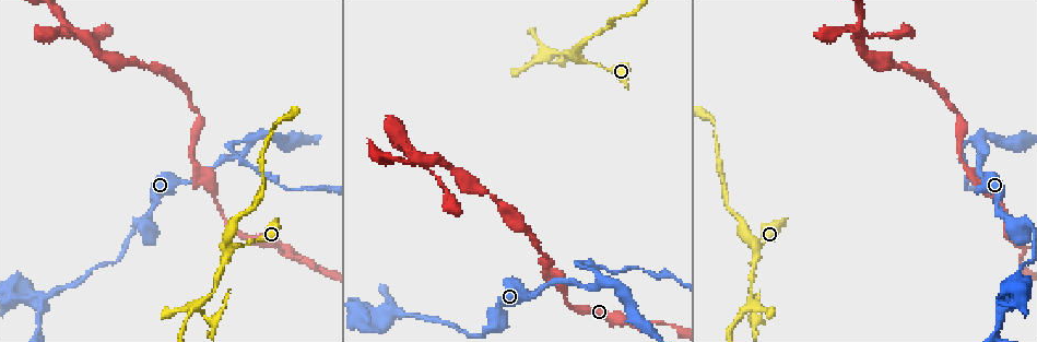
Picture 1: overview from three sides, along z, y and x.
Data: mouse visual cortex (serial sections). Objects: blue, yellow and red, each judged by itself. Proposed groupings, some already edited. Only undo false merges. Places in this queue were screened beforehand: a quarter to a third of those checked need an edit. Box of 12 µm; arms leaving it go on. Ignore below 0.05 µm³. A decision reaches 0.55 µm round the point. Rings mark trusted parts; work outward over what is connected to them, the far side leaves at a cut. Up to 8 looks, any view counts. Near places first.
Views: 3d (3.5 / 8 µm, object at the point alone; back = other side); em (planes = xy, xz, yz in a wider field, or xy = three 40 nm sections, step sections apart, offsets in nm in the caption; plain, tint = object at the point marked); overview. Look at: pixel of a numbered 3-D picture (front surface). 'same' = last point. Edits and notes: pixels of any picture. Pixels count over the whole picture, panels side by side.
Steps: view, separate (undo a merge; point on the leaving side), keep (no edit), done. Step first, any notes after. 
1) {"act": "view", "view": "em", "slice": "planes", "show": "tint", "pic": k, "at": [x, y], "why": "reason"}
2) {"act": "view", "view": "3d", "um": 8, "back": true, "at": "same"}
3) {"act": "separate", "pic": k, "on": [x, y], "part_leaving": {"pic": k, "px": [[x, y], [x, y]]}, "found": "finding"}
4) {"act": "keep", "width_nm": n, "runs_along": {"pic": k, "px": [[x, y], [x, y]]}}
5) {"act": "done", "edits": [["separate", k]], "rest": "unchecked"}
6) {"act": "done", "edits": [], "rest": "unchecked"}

{"act": "view", "view": "3d", "um": 3.5, "back": true, "pic": 1, "at": [83, 31], "why": "three-way junction"}

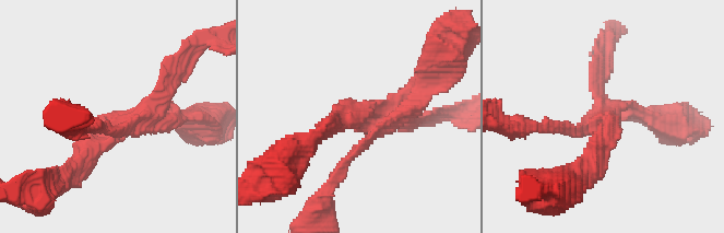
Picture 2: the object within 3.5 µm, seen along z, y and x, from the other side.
{"act": "view", "view": "em", "slice": "xy", "step": 2, "show": "tint", "pic": 2, "at": [610, 119]}

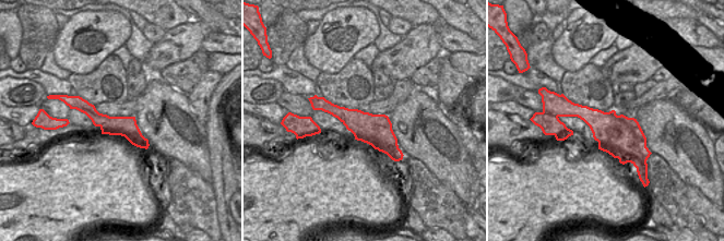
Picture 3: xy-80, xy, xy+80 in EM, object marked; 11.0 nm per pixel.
{"act": "separate", "pic": 2, "on": [199, 112], "width_nm": 360, "found": "a second cell is stuck on"}

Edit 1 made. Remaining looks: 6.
{"act": "view", "view": "3d", "um": 3.5, "pic": 1, "at": [540, 288], "why": "a narrow waist"}

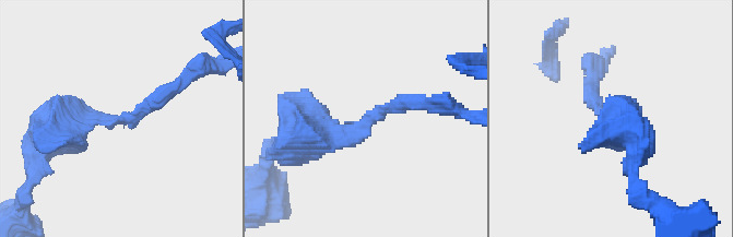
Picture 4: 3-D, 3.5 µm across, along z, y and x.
{"act": "view", "view": "em", "slice": "planes", "show": "tint", "pic": 4, "at": [365, 124], "arm_widths_nm": [250, 300], "why": "shape alone is not enough"}

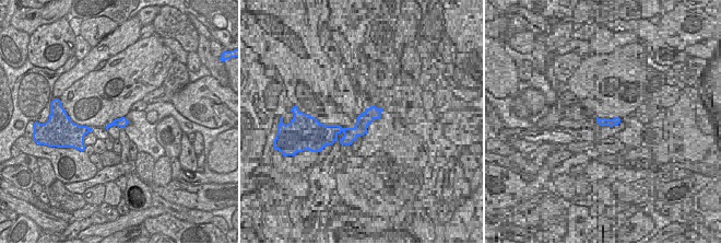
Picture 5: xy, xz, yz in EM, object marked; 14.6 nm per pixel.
{"act": "keep", "runs_along": {"pic": 4, "px": [[62, 129], [132, 118], [179, 85]]}, "found": "one cell here"}

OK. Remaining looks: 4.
{"act": "view", "view": "3d", "um": 3.5, "pic": 1, "at": [760, 244], "why": "thick turns thin"}

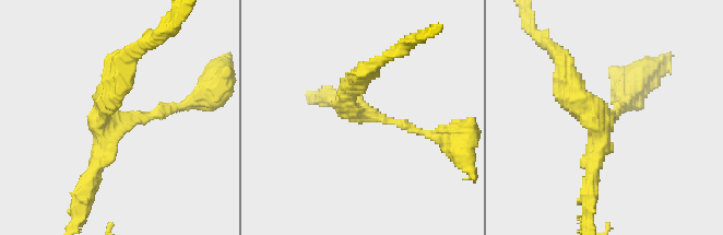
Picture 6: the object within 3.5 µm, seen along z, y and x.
{"act": "view", "view": "em", "slice": "xy", "step": 1, "show": "tint", "pic": 6, "at": [605, 120], "arms": 3, "arm_widths_nm": [150, 200, 350]}

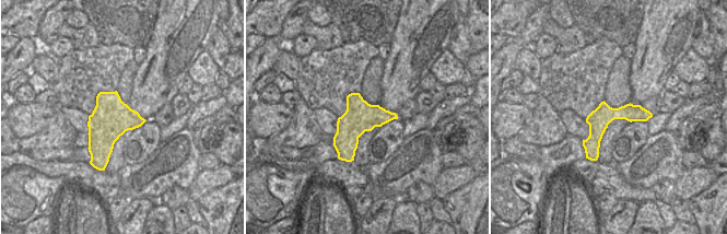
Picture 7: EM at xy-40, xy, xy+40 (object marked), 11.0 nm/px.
{"act": "keep", "runs_along": {"pic": 6, "px": [[178, 108], [110, 119], [87, 186]]}, "found": "one cell here"}

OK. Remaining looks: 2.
{"act": "view", "view": "em", "slice": "xy", "step": 5, "show": "tint", "pic": 1, "at": [37, 322], "why": "three arms meet"}

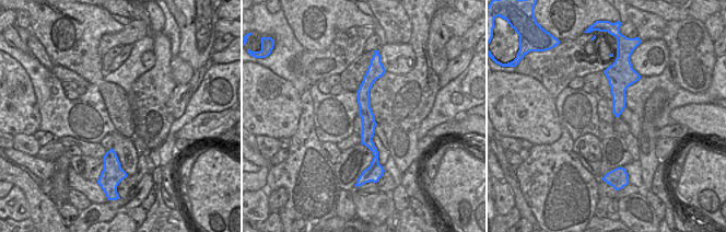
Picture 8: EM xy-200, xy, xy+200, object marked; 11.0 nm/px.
{"act": "view", "view": "3d", "um": 3.5, "at": "same"}

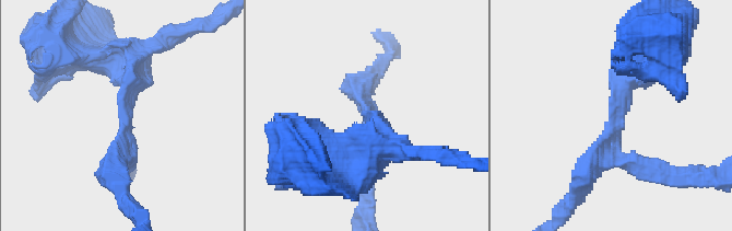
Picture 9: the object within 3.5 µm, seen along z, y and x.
{"act": "keep", "width_nm": 160, "runs_along": {"pic": 8, "px": [[371, 69], [364, 111], [375, 162]]}, "found": "continuous, no second cell"}

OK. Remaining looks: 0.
{"act": "done", "edits": [["separate", 2]], "rest": "unchecked"}

